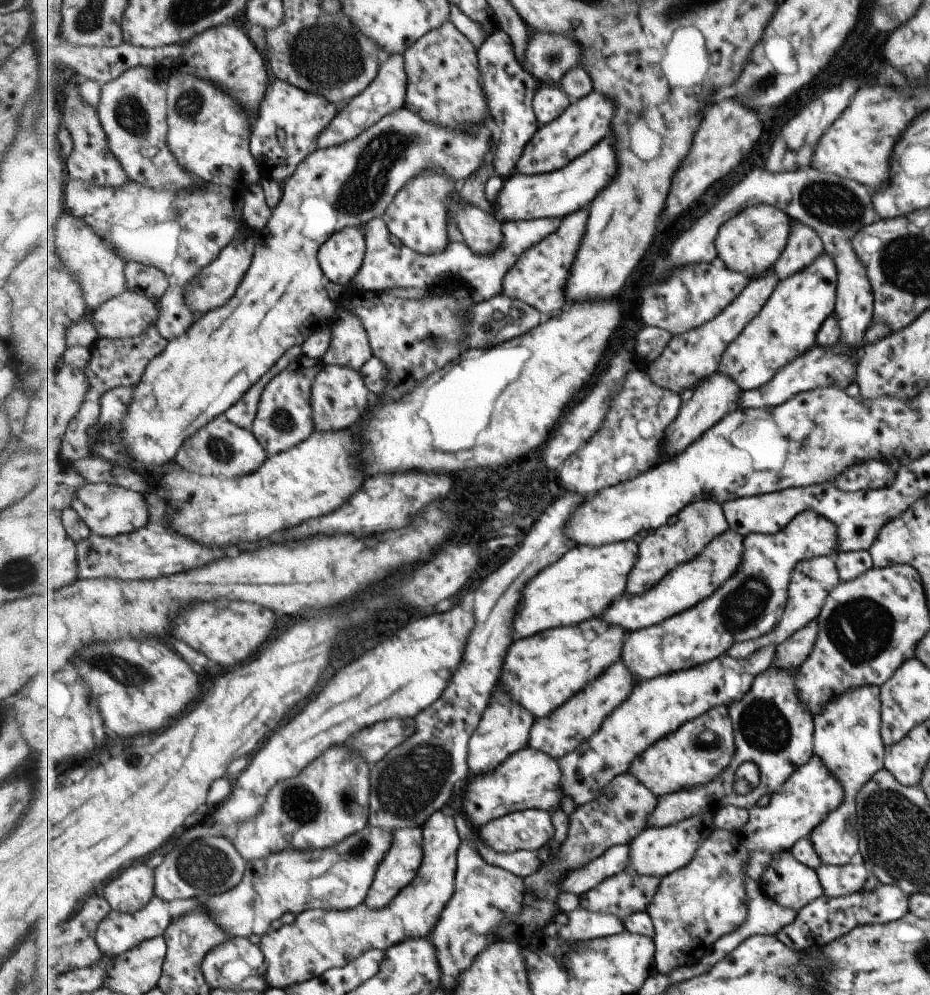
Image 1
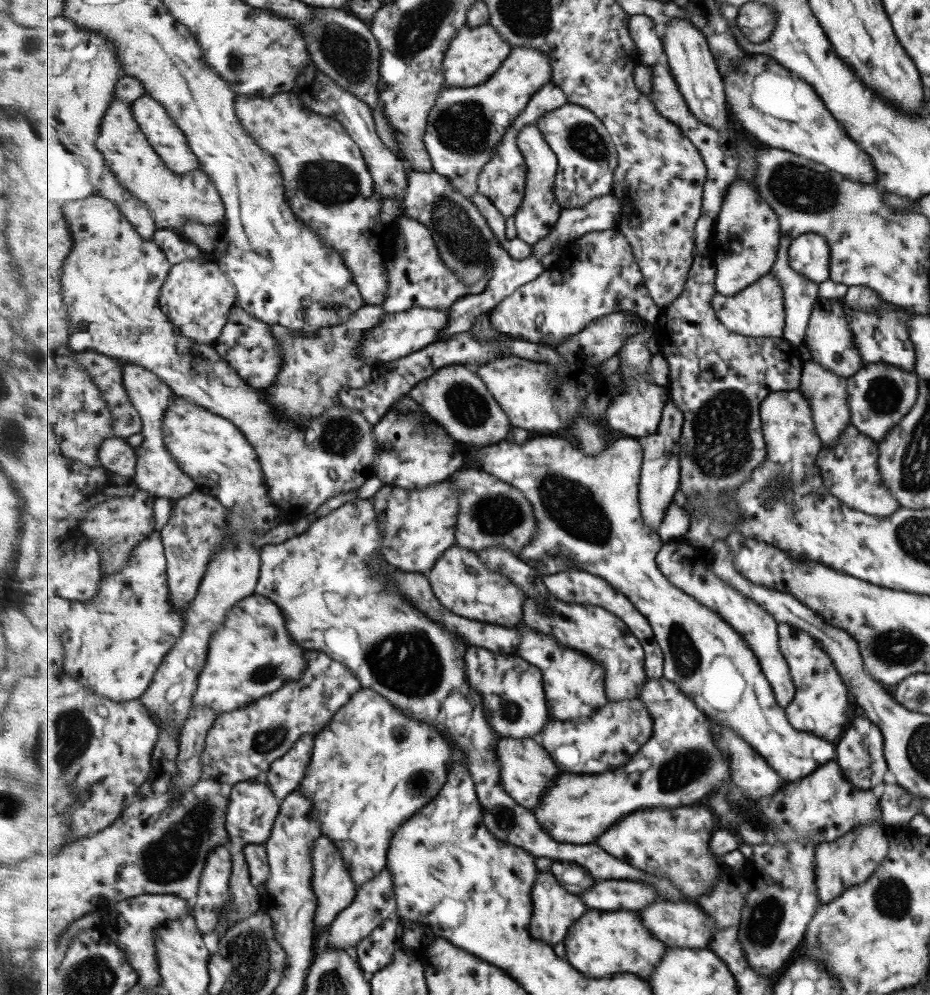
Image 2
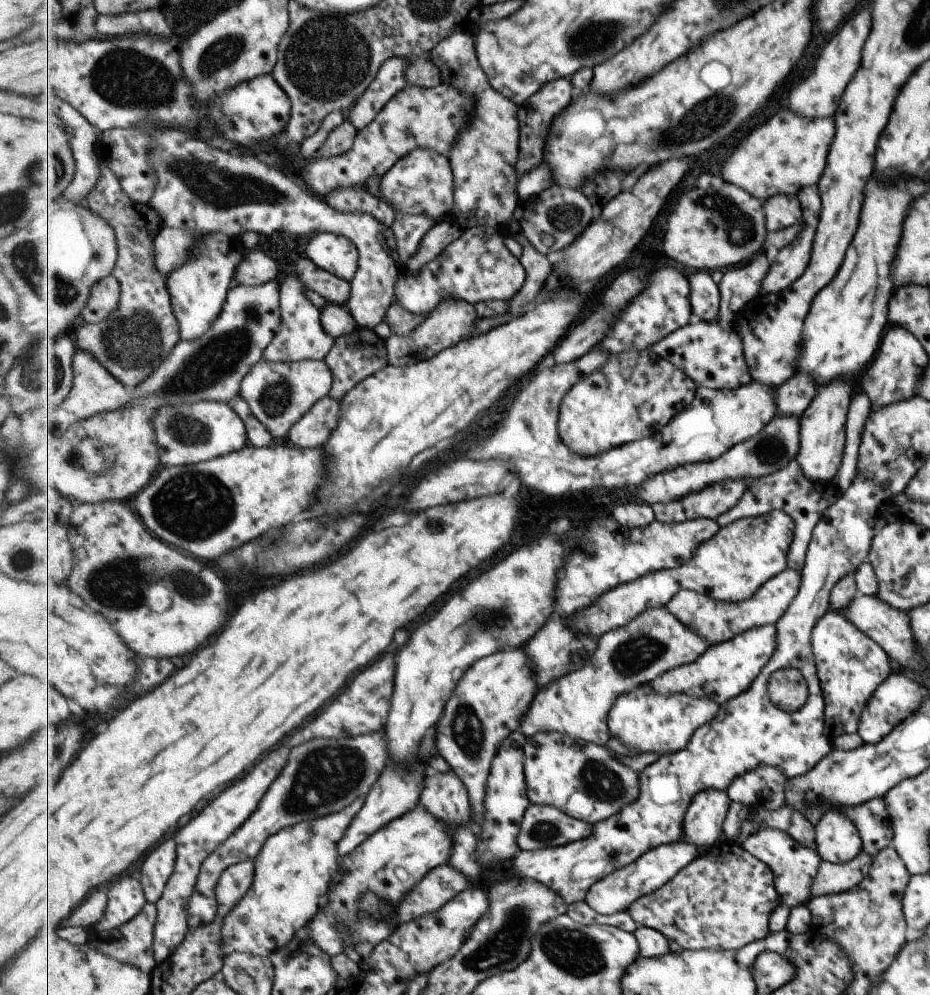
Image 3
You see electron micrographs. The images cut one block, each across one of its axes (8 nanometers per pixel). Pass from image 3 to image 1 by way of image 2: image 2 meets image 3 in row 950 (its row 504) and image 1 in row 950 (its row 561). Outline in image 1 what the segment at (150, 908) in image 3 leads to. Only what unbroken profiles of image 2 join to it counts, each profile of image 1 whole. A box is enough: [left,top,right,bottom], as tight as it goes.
[96,896,172,957]

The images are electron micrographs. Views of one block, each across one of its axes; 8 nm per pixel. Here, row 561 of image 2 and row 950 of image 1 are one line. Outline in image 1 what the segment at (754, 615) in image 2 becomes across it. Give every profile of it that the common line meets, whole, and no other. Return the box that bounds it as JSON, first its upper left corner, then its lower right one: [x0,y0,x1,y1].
[646,828,751,974]

